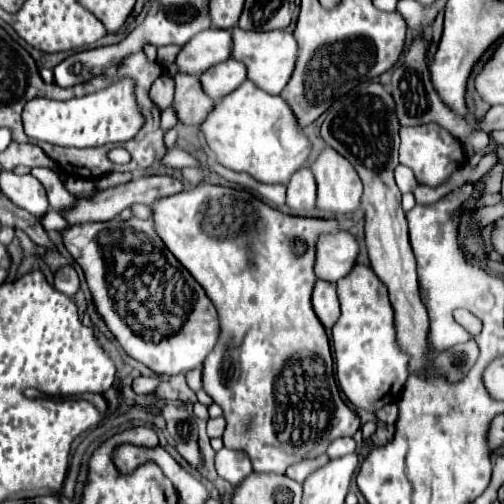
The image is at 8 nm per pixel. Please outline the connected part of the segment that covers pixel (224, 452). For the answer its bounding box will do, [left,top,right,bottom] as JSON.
[215,448,253,486]

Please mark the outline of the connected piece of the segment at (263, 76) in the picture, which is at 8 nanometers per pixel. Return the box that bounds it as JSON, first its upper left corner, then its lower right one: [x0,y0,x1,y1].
[231,26,297,94]

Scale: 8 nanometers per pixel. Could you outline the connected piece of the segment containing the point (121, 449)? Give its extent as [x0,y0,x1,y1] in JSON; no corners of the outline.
[113,444,147,474]

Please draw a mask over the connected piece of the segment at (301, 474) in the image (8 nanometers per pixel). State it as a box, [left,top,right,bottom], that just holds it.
[287,454,329,484]

